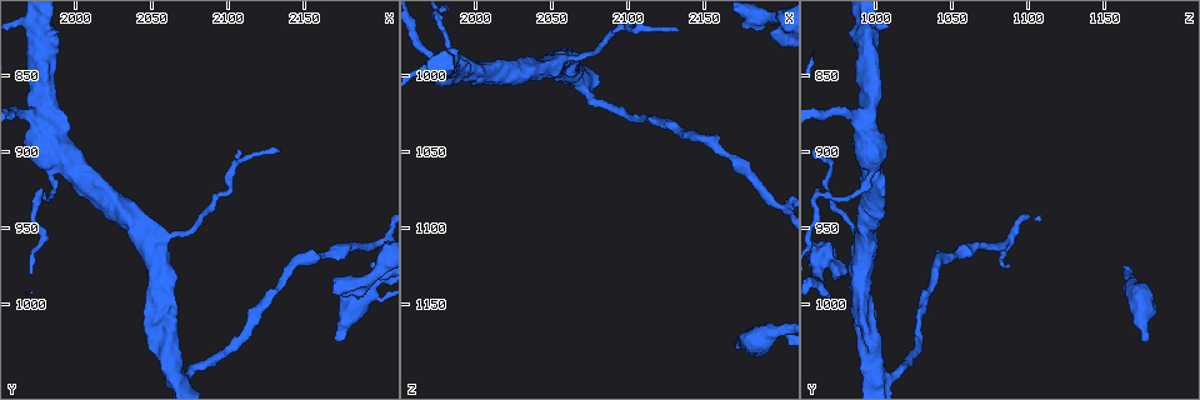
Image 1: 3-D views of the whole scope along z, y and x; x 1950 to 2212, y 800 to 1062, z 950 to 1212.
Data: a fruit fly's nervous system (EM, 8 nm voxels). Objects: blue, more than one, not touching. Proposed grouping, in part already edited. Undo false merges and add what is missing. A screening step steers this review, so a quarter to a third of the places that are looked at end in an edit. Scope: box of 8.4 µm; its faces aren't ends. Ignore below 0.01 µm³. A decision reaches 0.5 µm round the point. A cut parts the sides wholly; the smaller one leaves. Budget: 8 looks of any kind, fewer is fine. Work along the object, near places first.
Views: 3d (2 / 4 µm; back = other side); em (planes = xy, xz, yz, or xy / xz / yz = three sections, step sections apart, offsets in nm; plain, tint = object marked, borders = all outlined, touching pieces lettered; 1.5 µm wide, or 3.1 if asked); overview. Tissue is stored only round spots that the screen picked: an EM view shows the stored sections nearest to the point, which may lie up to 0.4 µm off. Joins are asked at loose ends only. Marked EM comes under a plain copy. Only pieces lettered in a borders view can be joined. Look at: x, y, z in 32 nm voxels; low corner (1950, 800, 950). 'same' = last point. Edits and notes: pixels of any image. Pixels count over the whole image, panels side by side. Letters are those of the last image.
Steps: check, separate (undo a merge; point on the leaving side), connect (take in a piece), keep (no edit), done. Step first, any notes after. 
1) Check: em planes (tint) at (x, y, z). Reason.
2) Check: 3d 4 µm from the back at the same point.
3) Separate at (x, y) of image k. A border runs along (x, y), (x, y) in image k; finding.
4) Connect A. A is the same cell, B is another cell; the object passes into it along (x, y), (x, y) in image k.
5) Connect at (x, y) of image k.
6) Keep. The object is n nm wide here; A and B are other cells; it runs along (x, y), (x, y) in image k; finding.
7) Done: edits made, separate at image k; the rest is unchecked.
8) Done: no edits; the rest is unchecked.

Check: 3d 4 µm at (2172, 1024, 1178). Thick end.

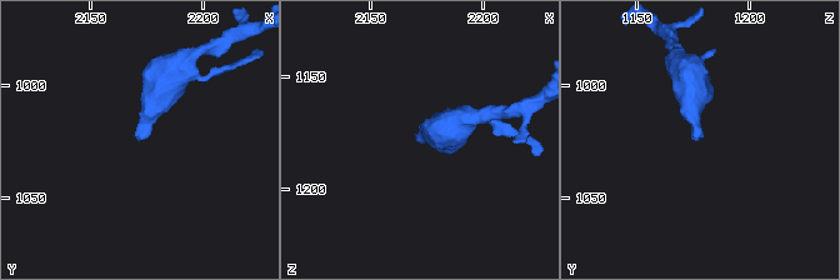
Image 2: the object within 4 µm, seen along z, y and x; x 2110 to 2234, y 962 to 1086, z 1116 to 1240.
Check: em xz step 4 (tint) at (2172, 1024, 1176). Need the tissue.

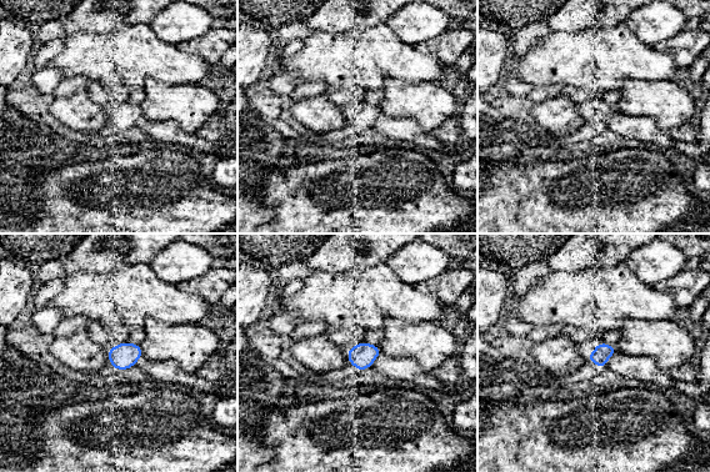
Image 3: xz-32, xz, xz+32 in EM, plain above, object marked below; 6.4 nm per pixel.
Check: em xz step 4 (borders) at the same point.

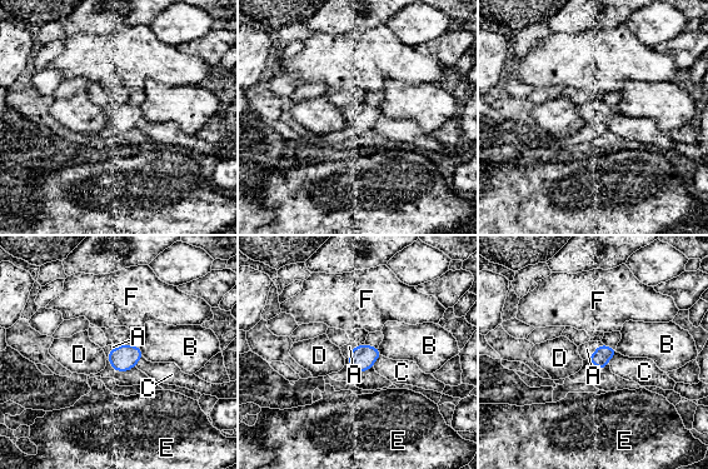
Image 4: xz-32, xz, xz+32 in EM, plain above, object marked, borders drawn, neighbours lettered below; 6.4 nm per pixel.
Connect A. A is the same cell, B, C, D, E and F are other cells; the neuron continues.

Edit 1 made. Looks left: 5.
Check: overview.

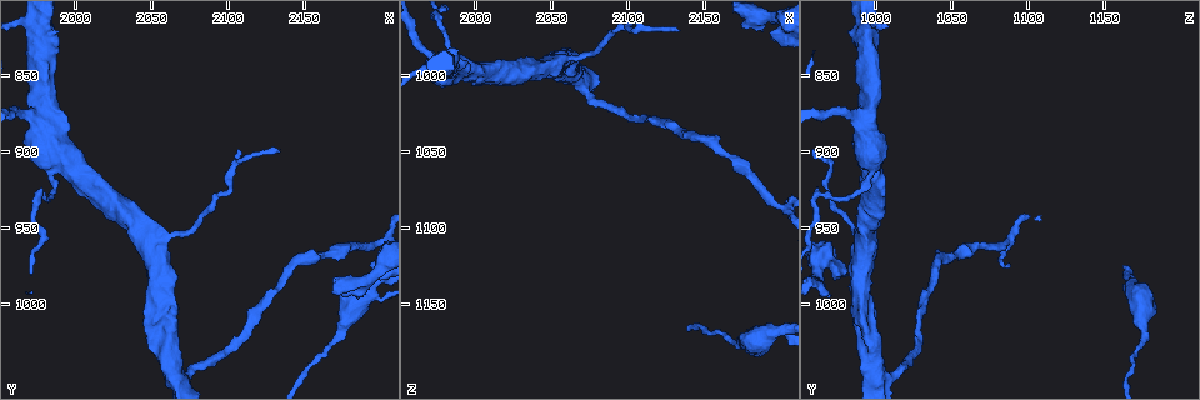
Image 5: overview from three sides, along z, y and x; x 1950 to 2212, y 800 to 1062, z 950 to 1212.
Check: 3d 4 µm at (1982, 918, 996).

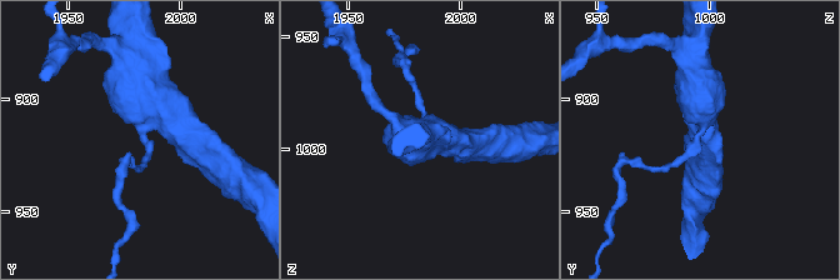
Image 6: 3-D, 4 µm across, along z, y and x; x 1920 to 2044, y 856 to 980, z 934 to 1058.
Check: em xy step 8 (tint) at (1985, 920, 994). Shape alone is not enough.

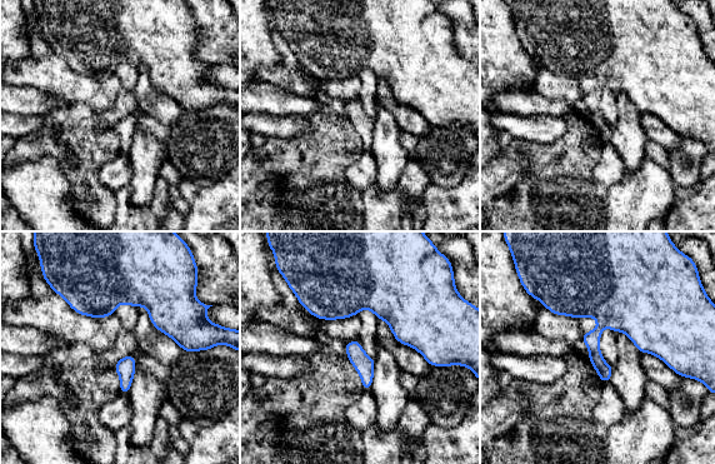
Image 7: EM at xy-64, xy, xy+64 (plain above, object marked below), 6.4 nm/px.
Check: em planes (borders) at the same point. Cut it another way.

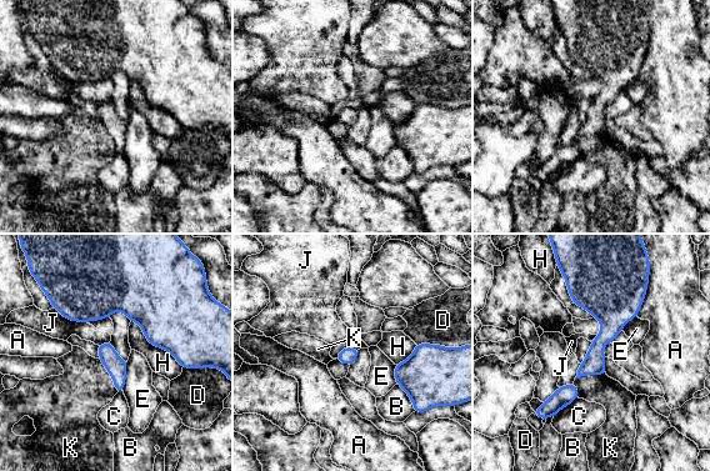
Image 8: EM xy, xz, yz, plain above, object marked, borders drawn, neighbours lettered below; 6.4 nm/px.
Keep. The object is 110 nm wide here; A, B, C, D, E, H, J and K are other cells; a border runs along (99, 357), (110, 375), (116, 392) in image 8; one neuron here.

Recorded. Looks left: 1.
Done: edits made, connect at image 4; the rest is unchecked.

